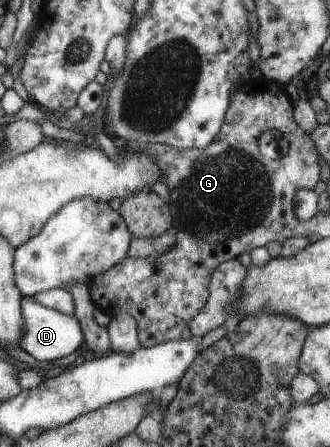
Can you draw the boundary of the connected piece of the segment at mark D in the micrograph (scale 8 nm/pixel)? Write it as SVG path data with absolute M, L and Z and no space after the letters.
M24 296L20 303L21 314L24 319L24 335L19 339L18 346L33 356L37 362L48 362L61 356L65 357L78 346L82 346L83 335L80 322L72 314L66 315L48 309L28 296Z

